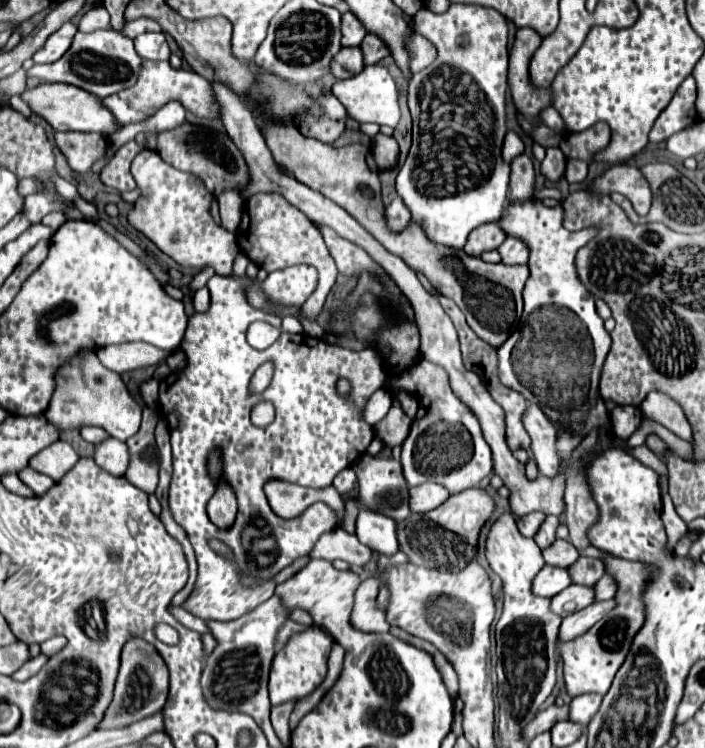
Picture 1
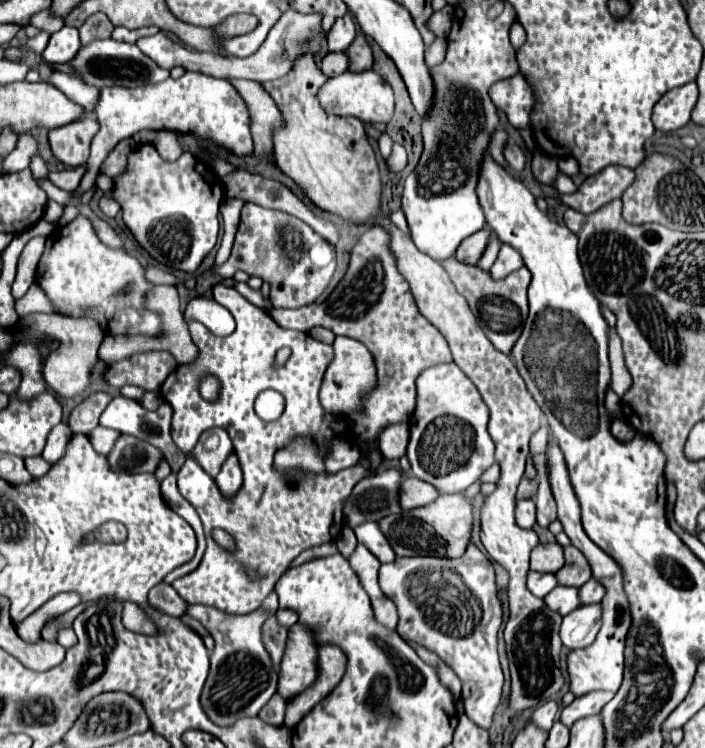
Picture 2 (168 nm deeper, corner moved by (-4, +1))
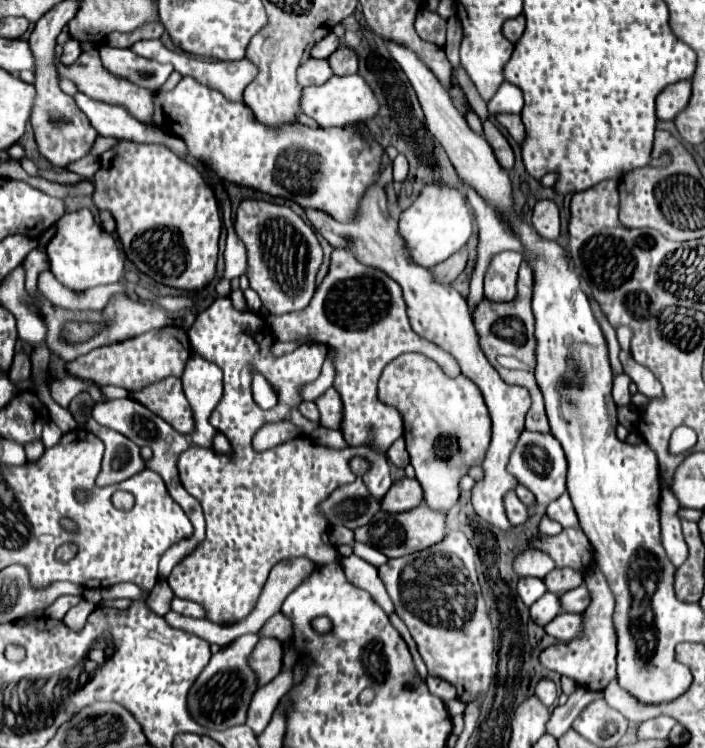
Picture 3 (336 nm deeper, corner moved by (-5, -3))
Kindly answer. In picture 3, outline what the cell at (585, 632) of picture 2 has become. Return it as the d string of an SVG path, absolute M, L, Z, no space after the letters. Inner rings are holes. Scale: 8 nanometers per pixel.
M561 612L561 616L557 616L557 620L551 620L549 626L545 626L545 634L561 640L561 642L569 642L573 640L583 628L583 620L579 614L565 614Z

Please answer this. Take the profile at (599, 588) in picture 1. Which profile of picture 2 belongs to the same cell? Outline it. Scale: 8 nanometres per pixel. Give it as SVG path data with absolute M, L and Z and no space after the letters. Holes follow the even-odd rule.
M588 580L588 584L584 584L580 588L580 600L582 604L594 604L600 602L604 598L604 586L598 580Z

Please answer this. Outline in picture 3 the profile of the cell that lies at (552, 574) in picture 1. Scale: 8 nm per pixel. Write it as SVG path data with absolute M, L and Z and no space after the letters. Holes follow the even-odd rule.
M519 578L517 582L517 592L519 592L519 598L531 606L533 602L537 602L545 592L545 584L541 582L541 578Z

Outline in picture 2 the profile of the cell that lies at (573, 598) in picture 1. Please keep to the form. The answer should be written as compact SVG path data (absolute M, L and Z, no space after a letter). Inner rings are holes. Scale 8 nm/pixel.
M556 586L546 598L544 602L548 604L550 610L566 616L572 610L580 608L580 596L578 596L578 588L568 588L568 586Z

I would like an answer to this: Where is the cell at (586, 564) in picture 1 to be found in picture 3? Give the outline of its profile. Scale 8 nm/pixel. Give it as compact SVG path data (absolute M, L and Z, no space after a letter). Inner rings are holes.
M555 568L553 572L549 572L549 576L543 578L545 586L549 592L557 592L557 594L563 594L567 590L573 590L577 586L583 584L583 574L581 572L575 572L571 568Z

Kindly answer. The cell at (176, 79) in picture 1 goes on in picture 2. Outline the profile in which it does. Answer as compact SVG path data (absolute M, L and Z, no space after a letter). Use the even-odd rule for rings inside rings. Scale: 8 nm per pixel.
M186 72L178 80L166 78L158 84L146 84L140 88L104 88L94 108L94 116L100 124L100 132L92 140L92 154L86 162L88 172L84 174L78 192L86 192L92 188L100 164L108 158L108 154L120 140L130 138L144 128L196 134L204 140L216 142L222 148L228 148L236 156L252 154L250 118L244 100L228 80L198 72Z

